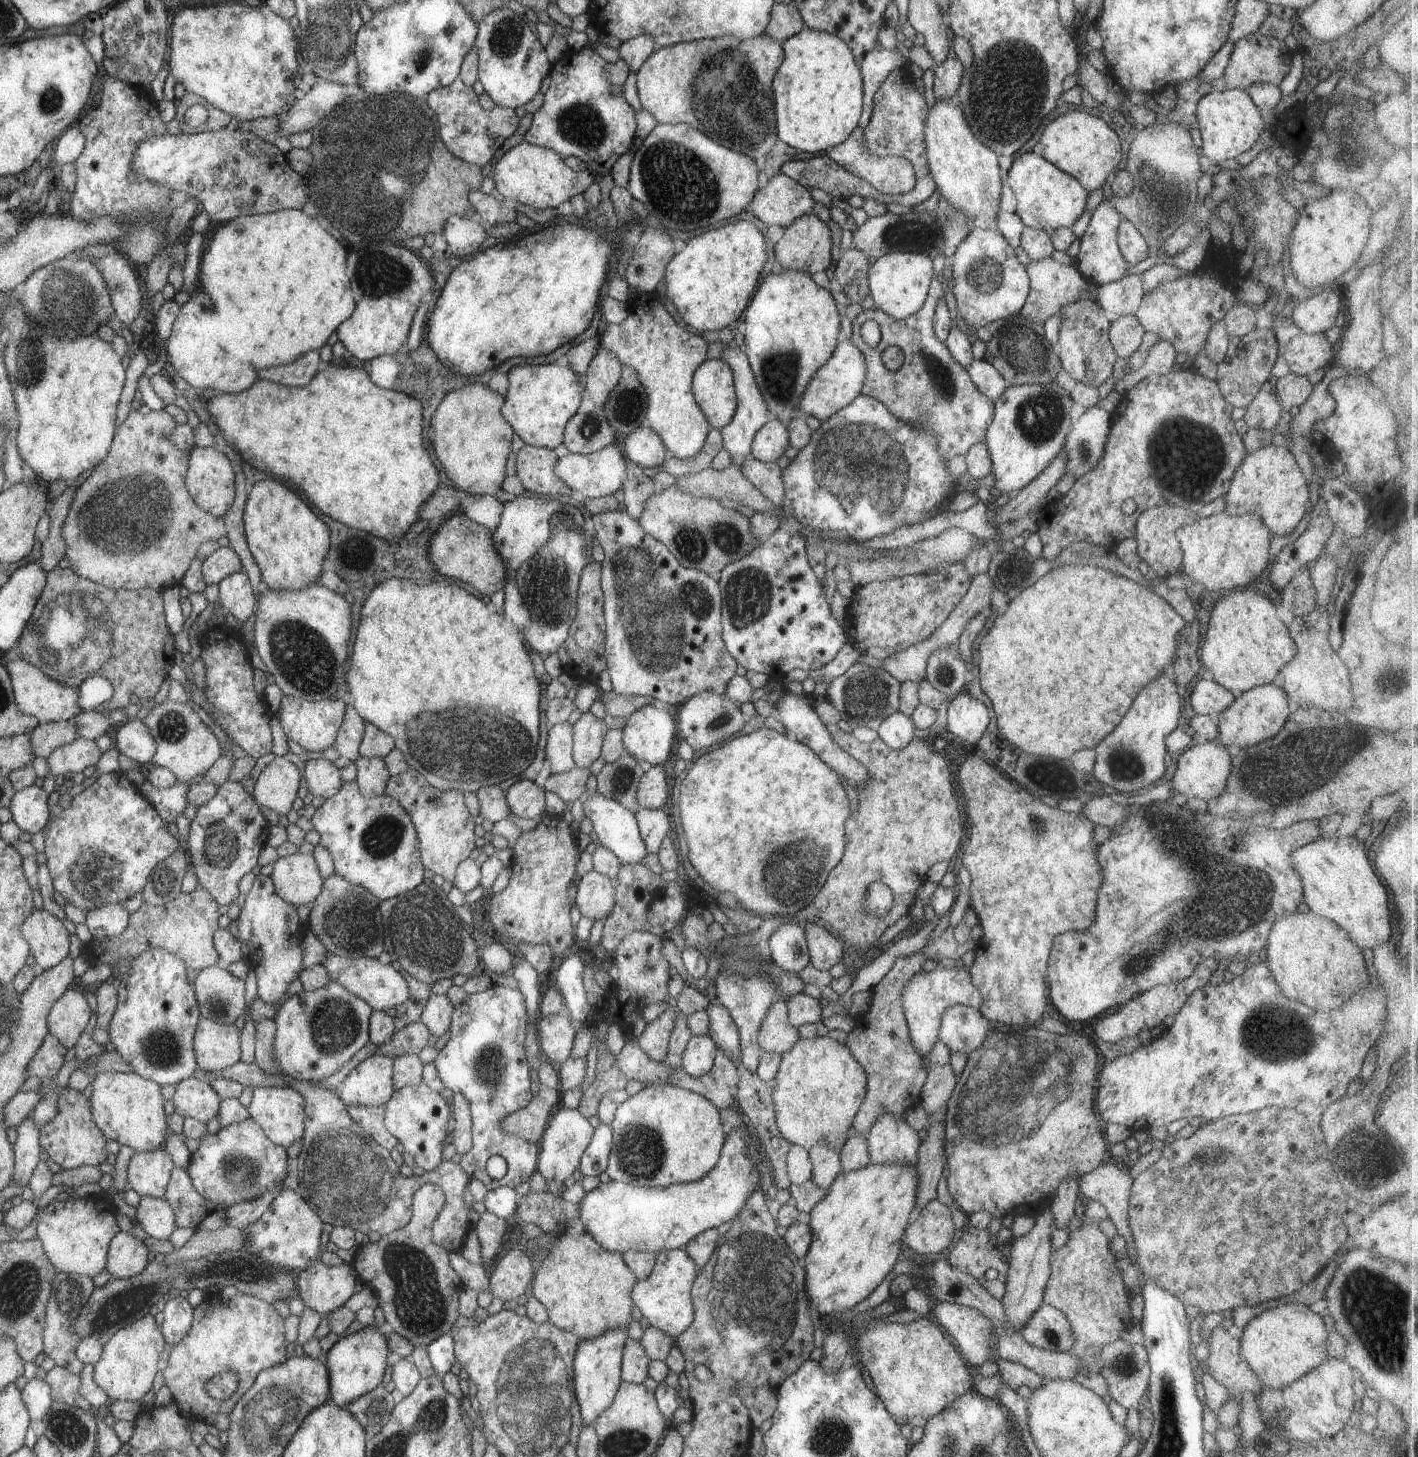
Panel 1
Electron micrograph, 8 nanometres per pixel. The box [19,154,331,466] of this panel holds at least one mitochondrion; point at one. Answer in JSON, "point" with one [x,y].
{"point":[68,290]}

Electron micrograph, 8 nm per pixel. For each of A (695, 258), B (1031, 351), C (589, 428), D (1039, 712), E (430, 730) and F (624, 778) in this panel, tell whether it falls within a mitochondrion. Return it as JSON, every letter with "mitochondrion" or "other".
{"A":"other","B":"mitochondrion","C":"mitochondrion","D":"other","E":"mitochondrion","F":"mitochondrion"}

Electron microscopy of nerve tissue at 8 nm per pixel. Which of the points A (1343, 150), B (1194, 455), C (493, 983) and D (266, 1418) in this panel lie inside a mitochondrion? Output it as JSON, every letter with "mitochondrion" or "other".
{"A":"mitochondrion","B":"mitochondrion","C":"other","D":"mitochondrion"}

